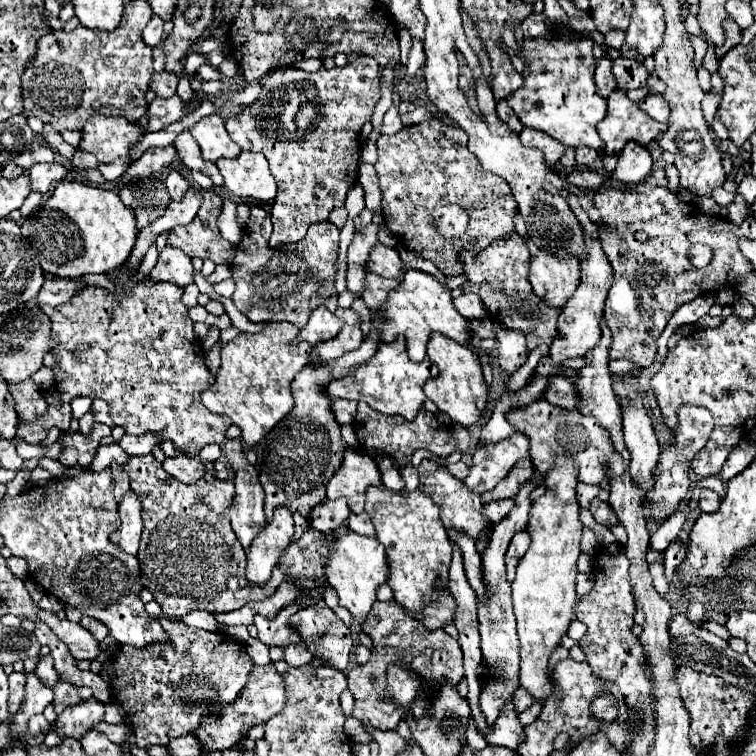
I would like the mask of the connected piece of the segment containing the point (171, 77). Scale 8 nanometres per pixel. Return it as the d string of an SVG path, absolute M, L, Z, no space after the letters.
M156 72L154 78L152 78L152 84L150 84L150 88L160 98L174 96L176 94L176 86L178 86L178 78L172 72Z

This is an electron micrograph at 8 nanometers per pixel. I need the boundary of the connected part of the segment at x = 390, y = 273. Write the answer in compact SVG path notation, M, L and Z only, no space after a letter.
M384 244L374 246L370 252L370 262L366 262L366 270L382 276L382 278L396 278L402 280L402 260L394 248L388 248Z

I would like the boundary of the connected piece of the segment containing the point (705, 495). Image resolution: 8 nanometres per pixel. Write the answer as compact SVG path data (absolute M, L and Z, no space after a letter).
M702 490L702 496L700 496L700 510L706 512L706 514L710 514L710 512L718 510L718 506L720 506L718 494L712 492L712 490Z

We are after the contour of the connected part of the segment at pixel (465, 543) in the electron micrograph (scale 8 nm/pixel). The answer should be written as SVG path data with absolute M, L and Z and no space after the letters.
M448 530L450 540L460 548L462 562L466 570L466 578L470 586L476 590L478 598L484 596L484 582L482 582L482 556L476 552L474 538L466 538L466 534L454 534L454 530Z

